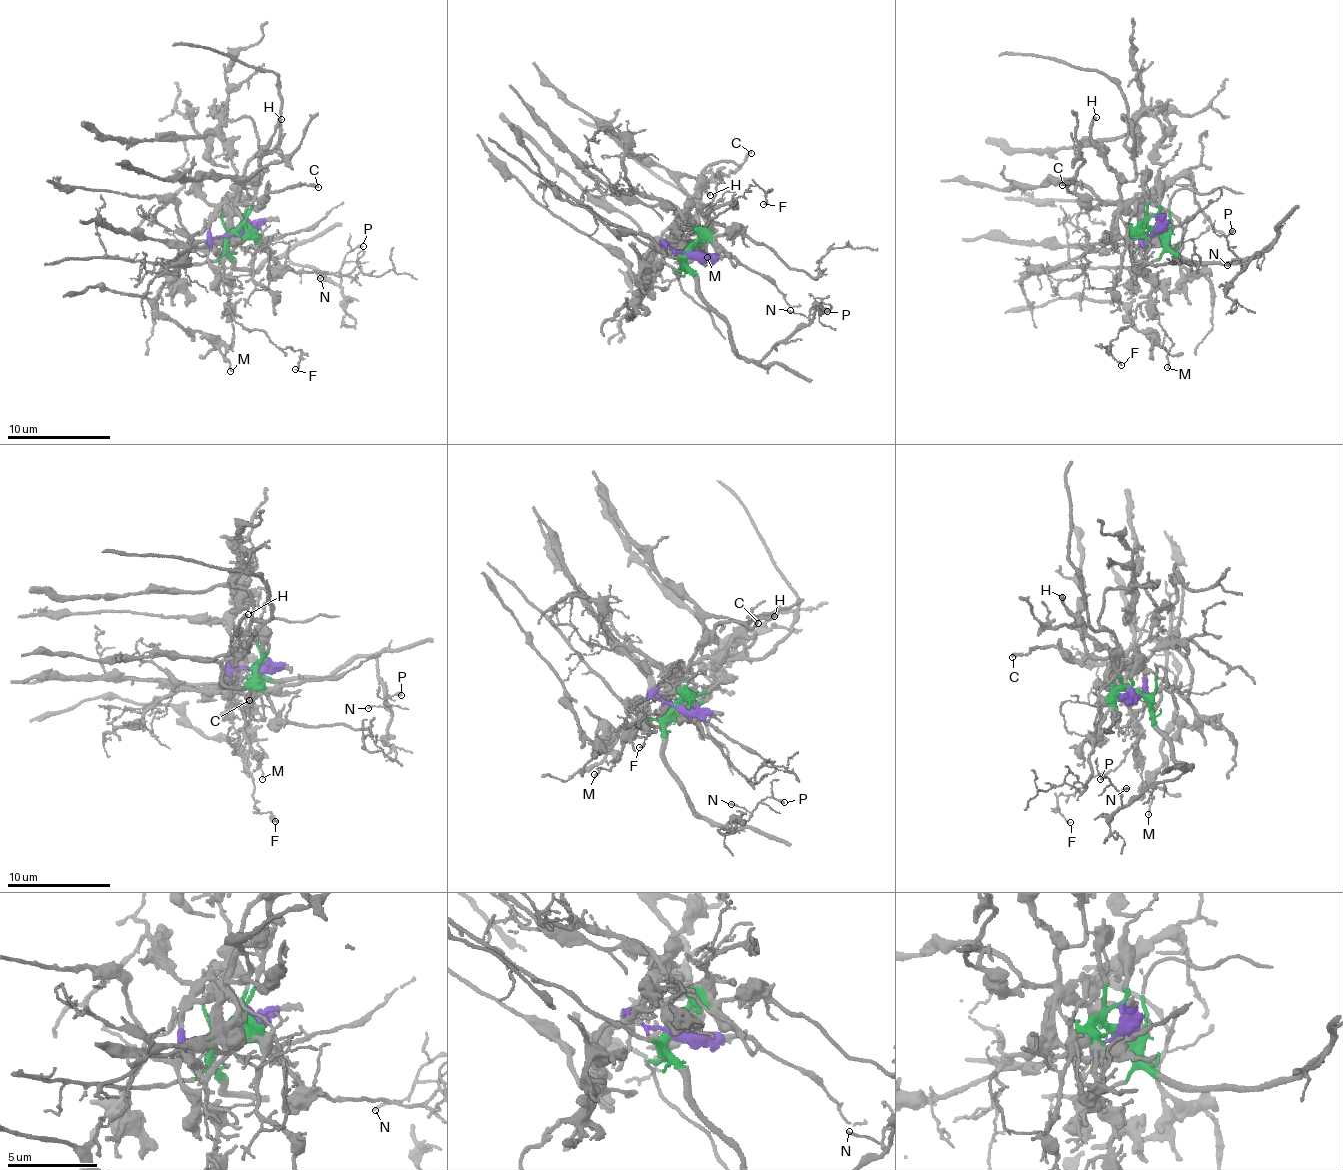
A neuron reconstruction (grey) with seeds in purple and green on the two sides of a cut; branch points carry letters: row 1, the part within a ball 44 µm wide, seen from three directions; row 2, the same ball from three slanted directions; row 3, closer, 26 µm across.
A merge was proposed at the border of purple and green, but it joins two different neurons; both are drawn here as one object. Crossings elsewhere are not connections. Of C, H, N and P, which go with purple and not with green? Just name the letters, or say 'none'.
C, H

